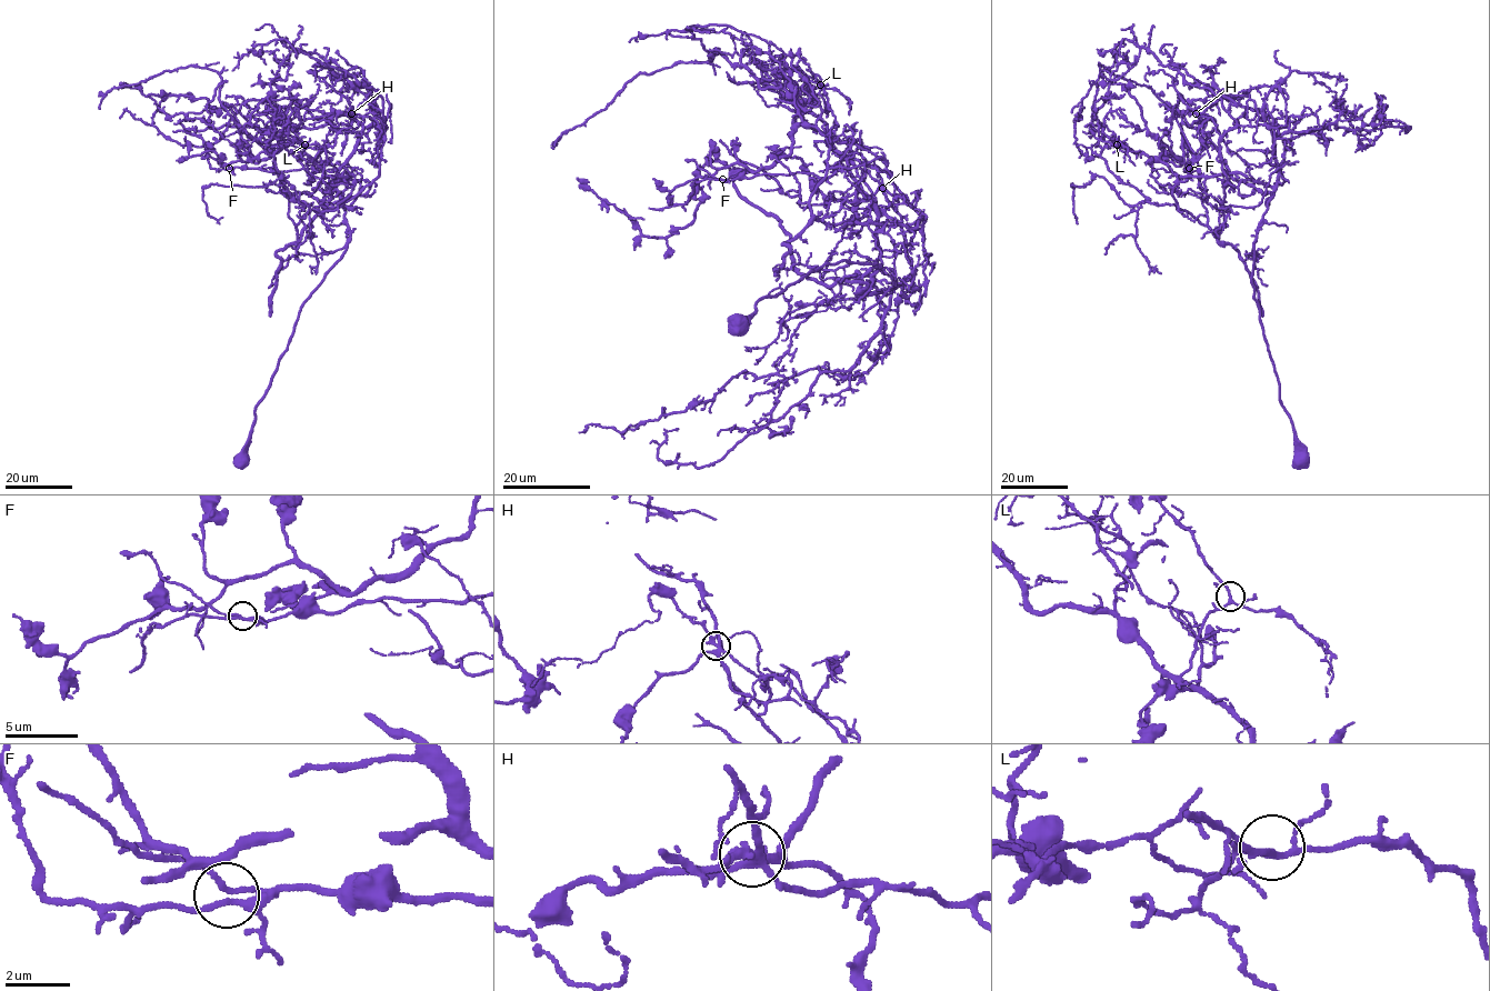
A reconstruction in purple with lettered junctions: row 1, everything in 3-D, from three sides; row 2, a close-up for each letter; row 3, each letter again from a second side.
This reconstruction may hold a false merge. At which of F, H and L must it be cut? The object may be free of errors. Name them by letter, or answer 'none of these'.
H

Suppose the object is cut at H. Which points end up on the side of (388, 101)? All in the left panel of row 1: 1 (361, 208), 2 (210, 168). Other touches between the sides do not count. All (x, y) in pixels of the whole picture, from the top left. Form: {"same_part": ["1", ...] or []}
{"same_part": ["1"]}

